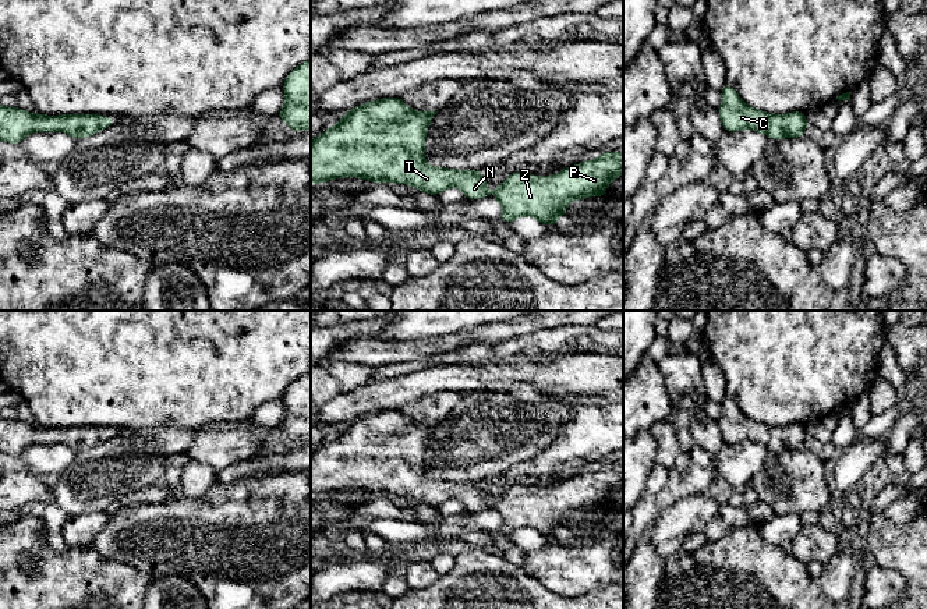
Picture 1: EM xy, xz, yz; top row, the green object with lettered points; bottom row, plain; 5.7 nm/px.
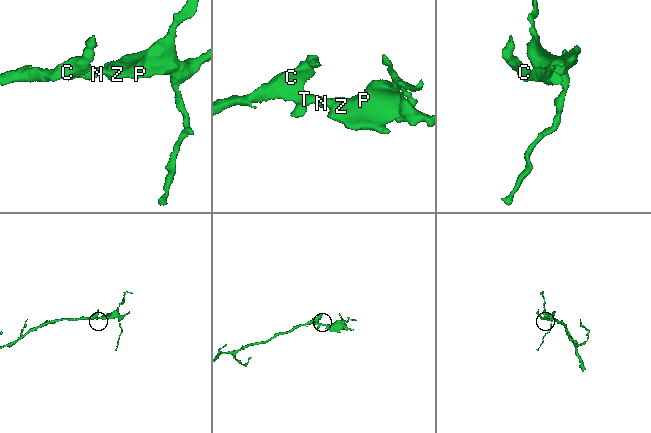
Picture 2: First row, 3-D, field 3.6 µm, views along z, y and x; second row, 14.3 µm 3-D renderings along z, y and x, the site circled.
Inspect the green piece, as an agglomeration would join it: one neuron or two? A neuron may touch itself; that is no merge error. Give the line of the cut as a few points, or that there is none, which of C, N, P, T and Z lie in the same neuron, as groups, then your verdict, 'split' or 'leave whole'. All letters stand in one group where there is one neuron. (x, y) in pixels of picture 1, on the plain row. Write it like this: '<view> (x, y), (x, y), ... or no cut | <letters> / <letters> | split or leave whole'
no cut | C N P T Z | leave whole

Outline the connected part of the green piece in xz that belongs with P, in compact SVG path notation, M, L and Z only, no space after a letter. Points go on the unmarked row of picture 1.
M605 461L598 471L566 479L551 489L514 484L493 502L492 510L502 516L499 534L503 537L520 528L534 528L539 538L556 538L572 513L591 507L608 509L605 499L622 485L623 465Z

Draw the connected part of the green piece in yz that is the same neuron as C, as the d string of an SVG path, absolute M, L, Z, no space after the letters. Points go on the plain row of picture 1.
M725 396L721 401L722 415L718 426L725 443L736 445L751 440L760 446L765 446L776 453L806 447L807 431L806 425L795 424L788 426L767 426L763 422L750 419L736 406L735 400Z

